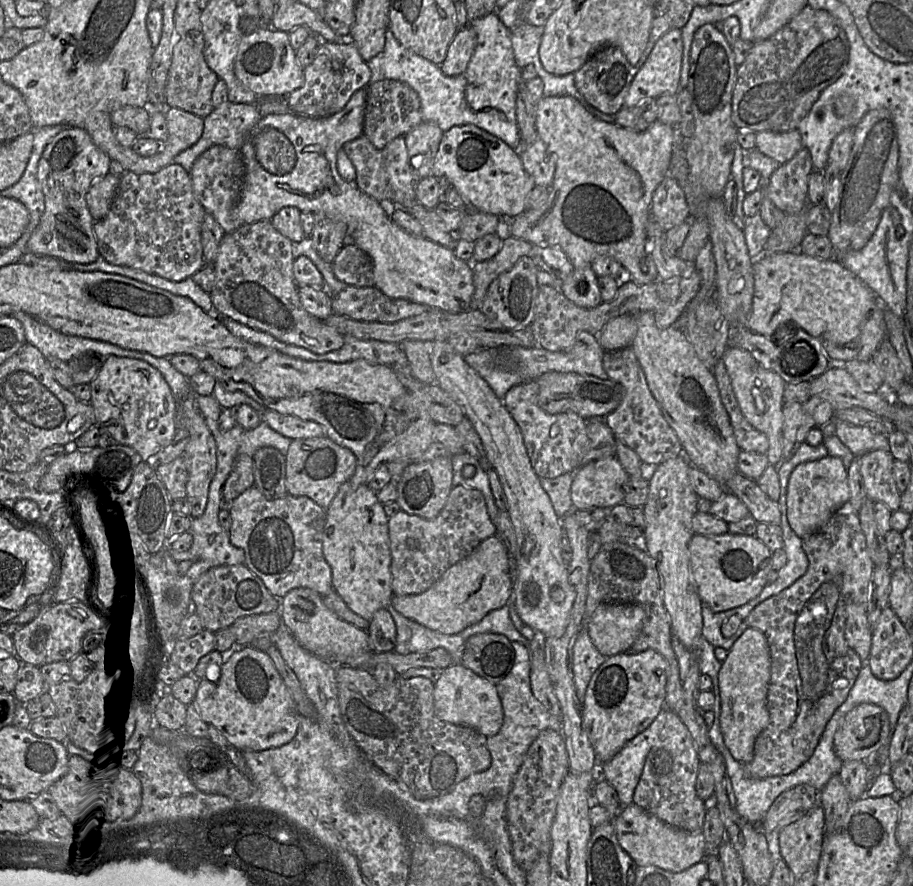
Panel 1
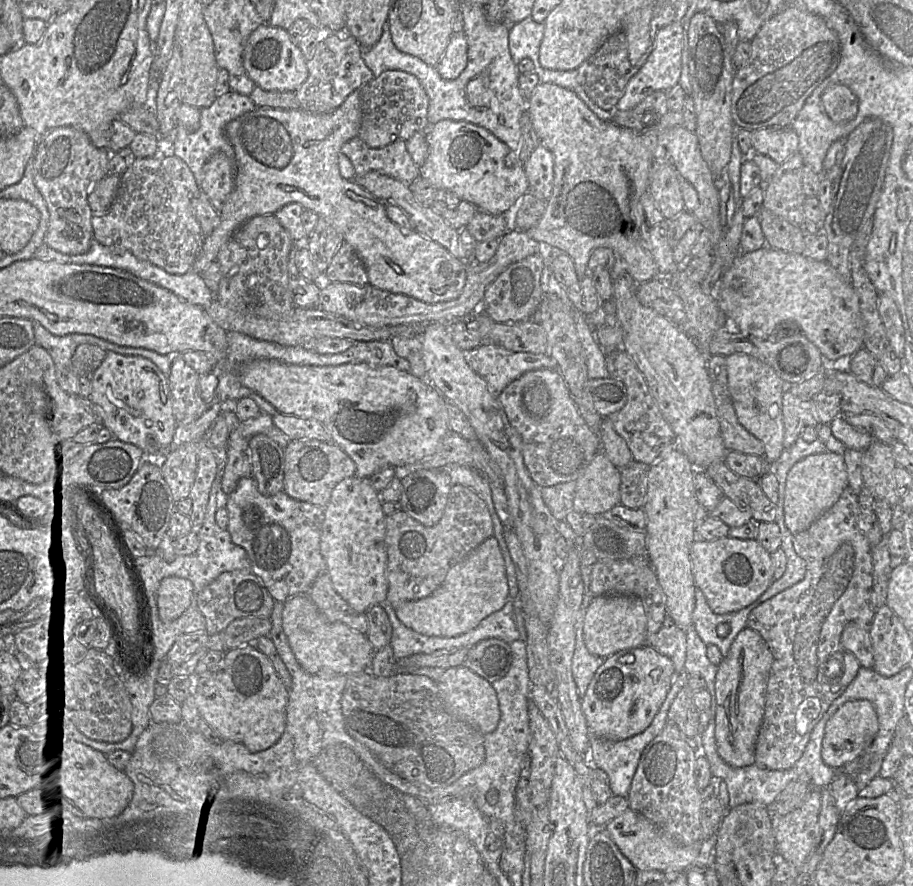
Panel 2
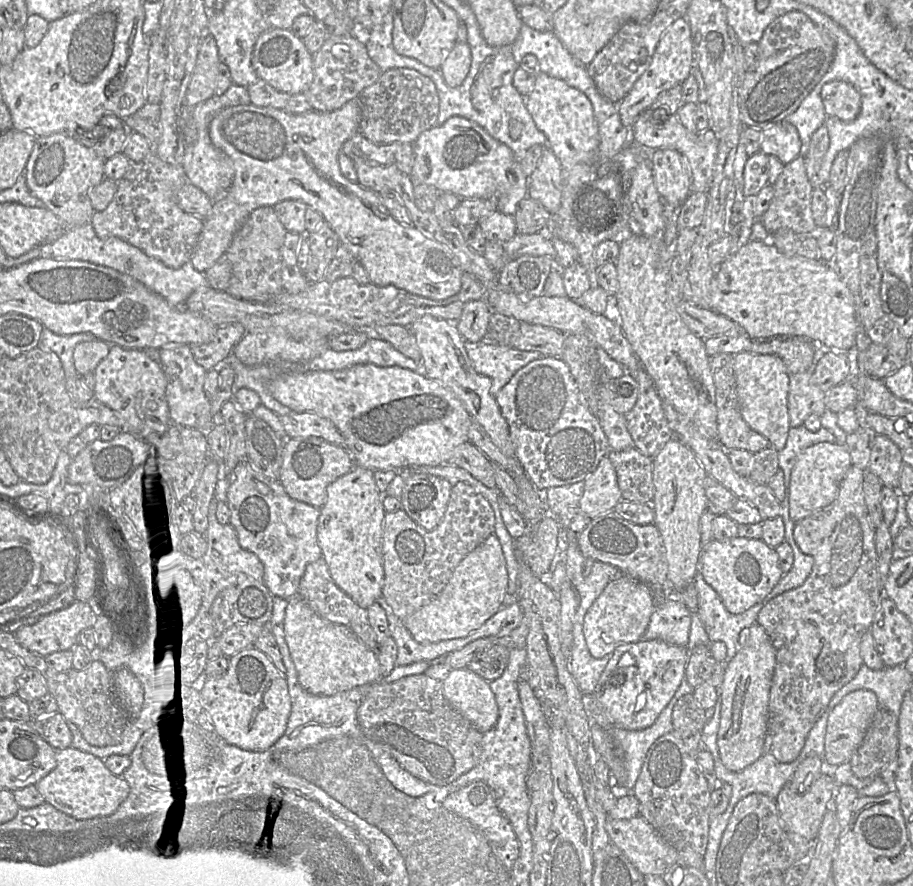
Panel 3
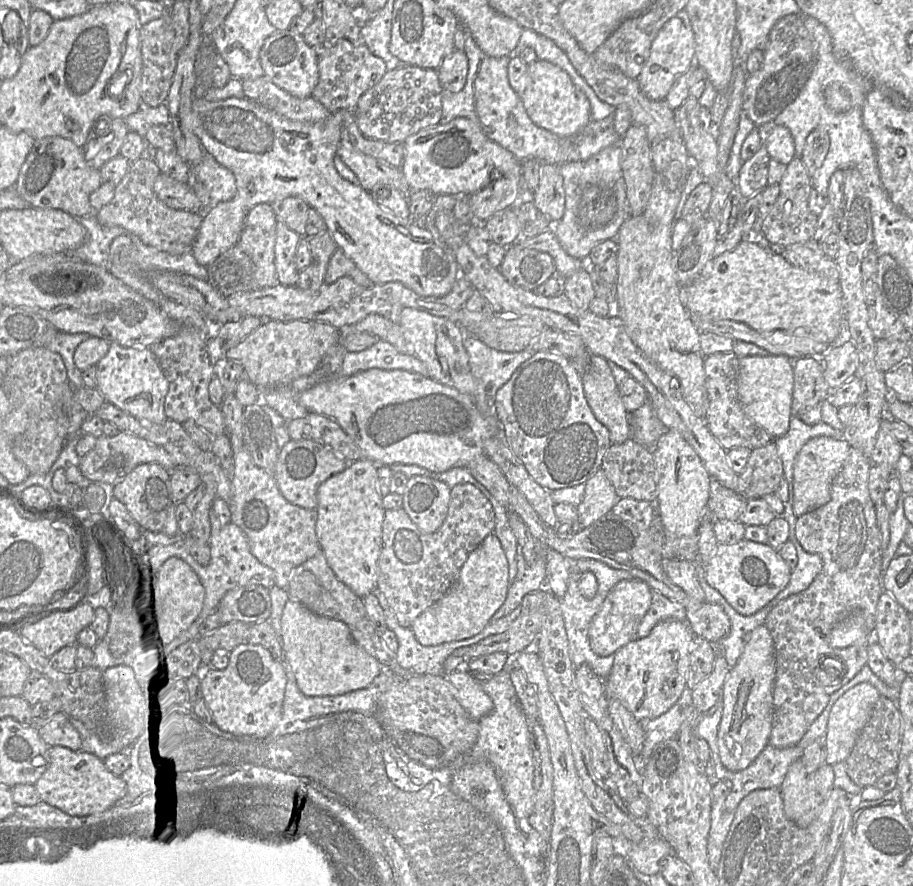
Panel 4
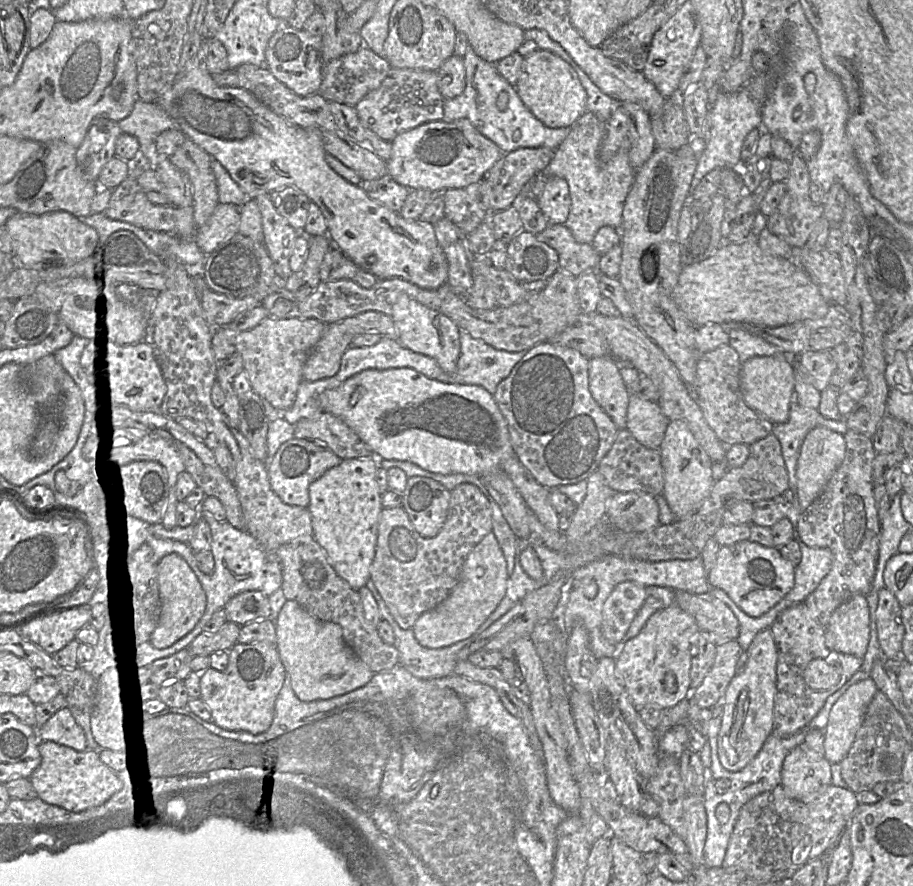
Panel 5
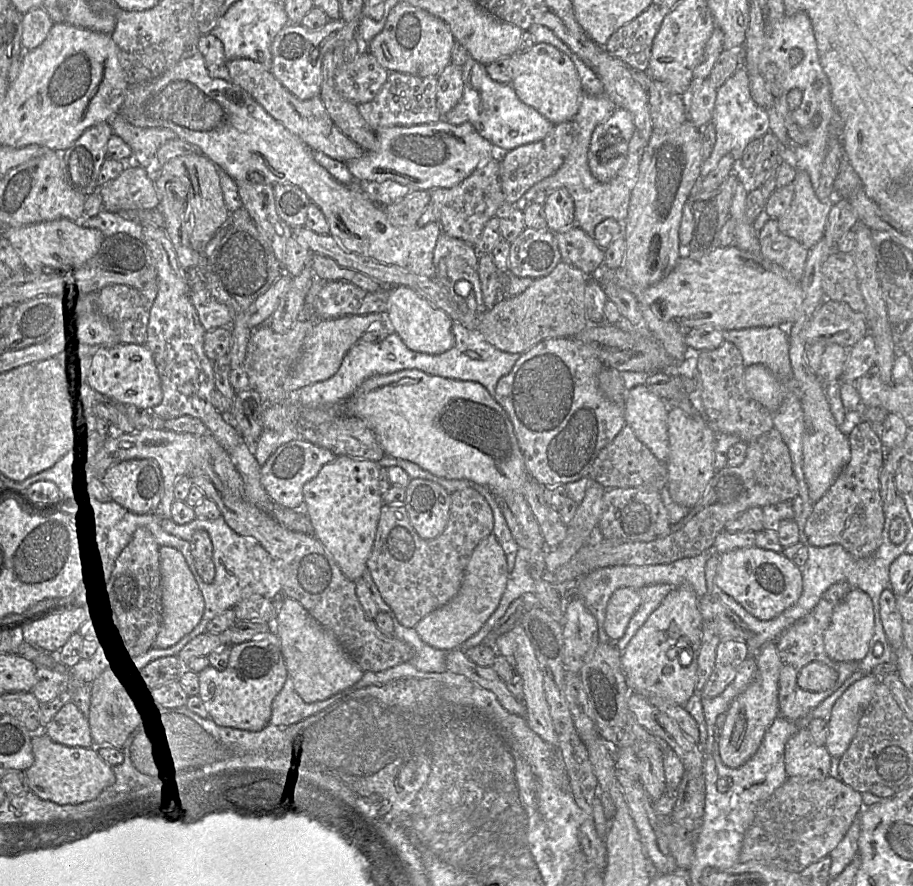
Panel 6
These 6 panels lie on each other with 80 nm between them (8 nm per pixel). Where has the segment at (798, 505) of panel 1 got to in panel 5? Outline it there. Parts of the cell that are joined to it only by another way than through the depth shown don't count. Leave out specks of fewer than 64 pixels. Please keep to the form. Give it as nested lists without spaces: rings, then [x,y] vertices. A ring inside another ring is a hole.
[[[816,427],[807,434],[800,448],[796,469],[797,495],[803,511],[824,492],[829,480],[845,459],[846,448],[844,436],[826,427]]]

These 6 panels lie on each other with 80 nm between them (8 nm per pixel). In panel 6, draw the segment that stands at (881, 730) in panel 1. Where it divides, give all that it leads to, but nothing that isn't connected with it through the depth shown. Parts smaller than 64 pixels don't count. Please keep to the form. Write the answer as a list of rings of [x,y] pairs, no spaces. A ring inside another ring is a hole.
[[[866,674],[850,685],[833,705],[825,742],[831,757],[839,759],[848,749],[878,682],[878,677]]]

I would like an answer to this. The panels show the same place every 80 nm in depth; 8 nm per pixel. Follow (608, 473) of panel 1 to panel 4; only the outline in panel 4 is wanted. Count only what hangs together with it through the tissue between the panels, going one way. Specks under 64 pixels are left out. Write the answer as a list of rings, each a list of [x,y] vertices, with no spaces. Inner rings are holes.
[[[602,469],[585,482],[584,498],[577,505],[578,526],[586,528],[611,512],[619,497]]]

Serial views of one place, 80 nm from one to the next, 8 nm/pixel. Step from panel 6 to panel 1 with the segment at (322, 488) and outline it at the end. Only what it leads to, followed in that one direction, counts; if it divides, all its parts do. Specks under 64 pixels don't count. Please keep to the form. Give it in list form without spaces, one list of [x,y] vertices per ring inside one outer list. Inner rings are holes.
[[[350,481],[340,486],[326,510],[322,552],[331,567],[333,590],[367,621],[377,610],[387,608],[394,596],[388,519],[376,492],[368,485],[353,487]]]

